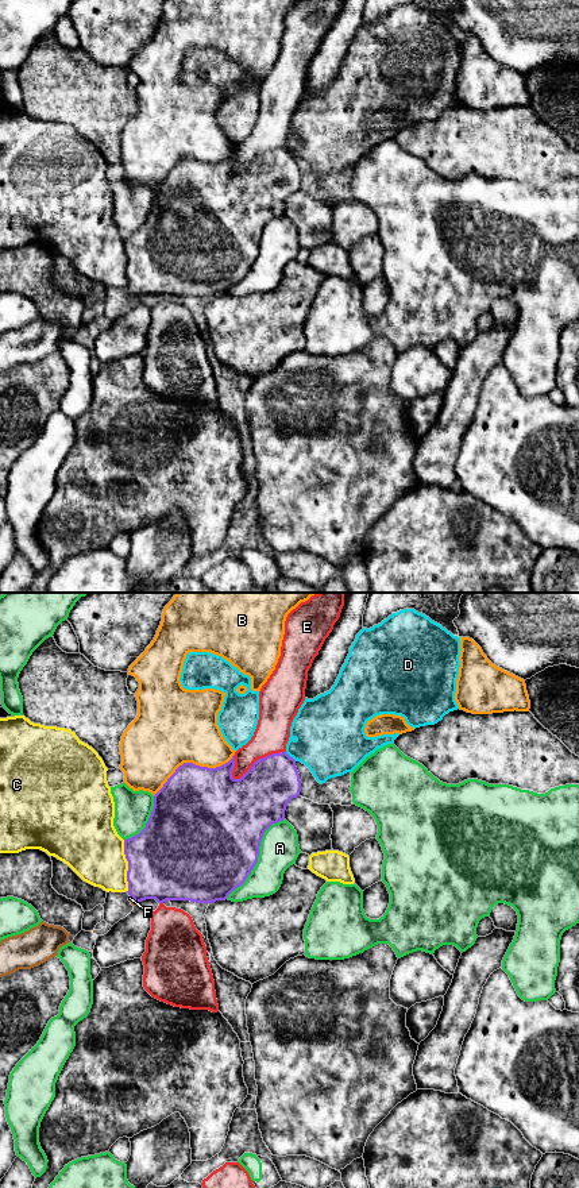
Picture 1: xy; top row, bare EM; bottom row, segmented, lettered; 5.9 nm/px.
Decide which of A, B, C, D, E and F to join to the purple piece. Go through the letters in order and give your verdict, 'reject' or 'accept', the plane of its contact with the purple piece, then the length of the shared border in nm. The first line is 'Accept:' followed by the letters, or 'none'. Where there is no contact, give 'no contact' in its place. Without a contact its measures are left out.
Accept: F
A: reject; contact in xy; length 600 nm
B: reject; contact in xy; length 550 nm
C: reject; contact in xy; length 320 nm
D: reject; contact in xy; length 80 nm
E: reject; contact in xy; length 360 nm
F: accept; contact in xy; length 70 nm

